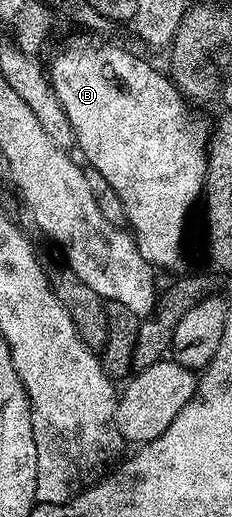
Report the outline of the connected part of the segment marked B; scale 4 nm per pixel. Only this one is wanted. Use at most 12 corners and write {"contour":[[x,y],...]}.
{"contour":[[124,47],[52,88],[156,269],[184,259],[210,123]]}

